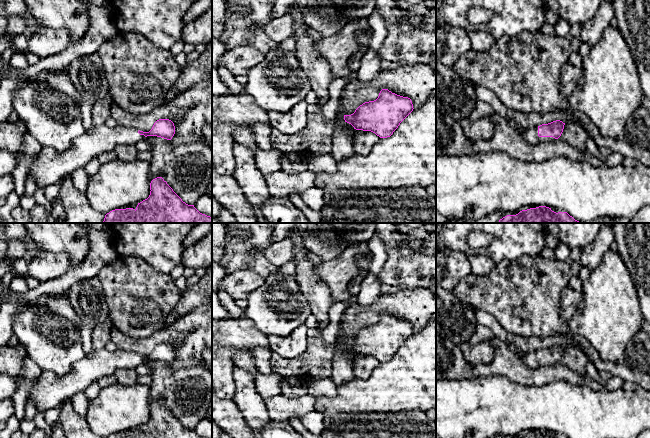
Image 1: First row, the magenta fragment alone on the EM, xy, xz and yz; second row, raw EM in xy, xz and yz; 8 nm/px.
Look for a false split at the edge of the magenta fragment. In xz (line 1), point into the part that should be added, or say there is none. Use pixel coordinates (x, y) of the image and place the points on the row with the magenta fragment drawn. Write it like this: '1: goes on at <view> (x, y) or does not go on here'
1: goes on at xz (339, 114)

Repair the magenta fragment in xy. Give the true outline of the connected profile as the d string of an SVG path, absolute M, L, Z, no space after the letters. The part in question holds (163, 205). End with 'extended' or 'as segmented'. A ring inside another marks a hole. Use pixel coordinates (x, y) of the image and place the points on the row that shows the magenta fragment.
M162 177L151 181L150 190L149 197L138 203L135 209L112 210L105 215L103 223L212 223L212 217L183 202Z; as segmented

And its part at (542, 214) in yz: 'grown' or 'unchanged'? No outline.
unchanged

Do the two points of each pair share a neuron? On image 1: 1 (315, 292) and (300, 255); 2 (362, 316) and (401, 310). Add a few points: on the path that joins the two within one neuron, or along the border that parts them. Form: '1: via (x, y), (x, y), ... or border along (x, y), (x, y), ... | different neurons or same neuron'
1: via (309, 283), (303, 264) | same neuron
2: via (372, 312), (377, 308), (391, 308) | same neuron

